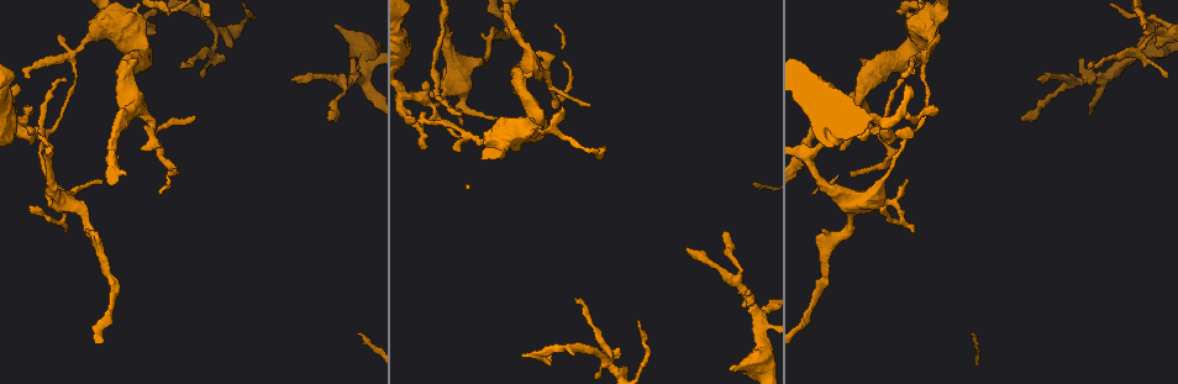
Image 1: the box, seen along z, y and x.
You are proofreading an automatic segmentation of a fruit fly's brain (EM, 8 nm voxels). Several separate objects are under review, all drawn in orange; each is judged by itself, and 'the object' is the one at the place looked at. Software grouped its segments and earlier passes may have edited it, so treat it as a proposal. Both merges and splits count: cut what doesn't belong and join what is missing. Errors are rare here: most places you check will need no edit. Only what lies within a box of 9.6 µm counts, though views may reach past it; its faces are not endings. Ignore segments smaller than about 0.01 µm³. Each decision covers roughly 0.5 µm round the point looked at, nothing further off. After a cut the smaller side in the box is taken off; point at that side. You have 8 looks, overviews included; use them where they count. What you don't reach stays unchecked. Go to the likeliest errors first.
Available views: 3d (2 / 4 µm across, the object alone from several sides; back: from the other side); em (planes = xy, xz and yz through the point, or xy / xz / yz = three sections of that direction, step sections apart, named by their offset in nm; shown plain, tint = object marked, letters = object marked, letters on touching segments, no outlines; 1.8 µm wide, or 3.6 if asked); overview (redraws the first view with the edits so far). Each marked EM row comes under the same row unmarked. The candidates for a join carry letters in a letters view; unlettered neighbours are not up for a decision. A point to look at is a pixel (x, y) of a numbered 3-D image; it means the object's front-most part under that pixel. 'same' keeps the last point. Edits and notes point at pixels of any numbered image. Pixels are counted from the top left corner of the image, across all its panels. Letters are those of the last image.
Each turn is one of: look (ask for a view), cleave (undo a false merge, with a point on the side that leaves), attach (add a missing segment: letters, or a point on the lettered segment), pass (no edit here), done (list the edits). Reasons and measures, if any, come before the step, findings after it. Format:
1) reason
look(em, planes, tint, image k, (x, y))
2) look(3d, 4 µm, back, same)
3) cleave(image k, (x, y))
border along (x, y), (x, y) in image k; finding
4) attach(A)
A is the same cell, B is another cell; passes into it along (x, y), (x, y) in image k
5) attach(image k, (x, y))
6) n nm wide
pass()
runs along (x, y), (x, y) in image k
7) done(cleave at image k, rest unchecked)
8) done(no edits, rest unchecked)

three arms meet
look(3d, 4 µm, image 1, (70, 59))

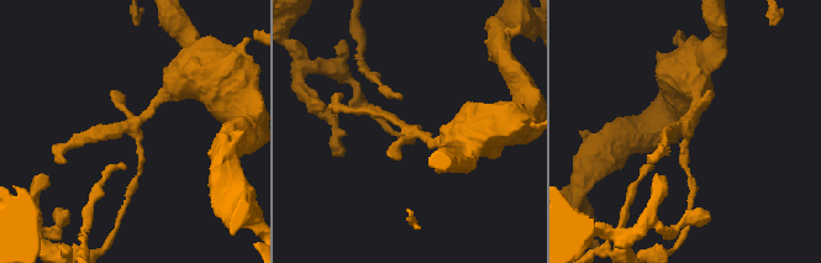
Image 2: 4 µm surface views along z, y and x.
look(em, 3.6 µm, xz, step 16, tint, image 2, (133, 129))

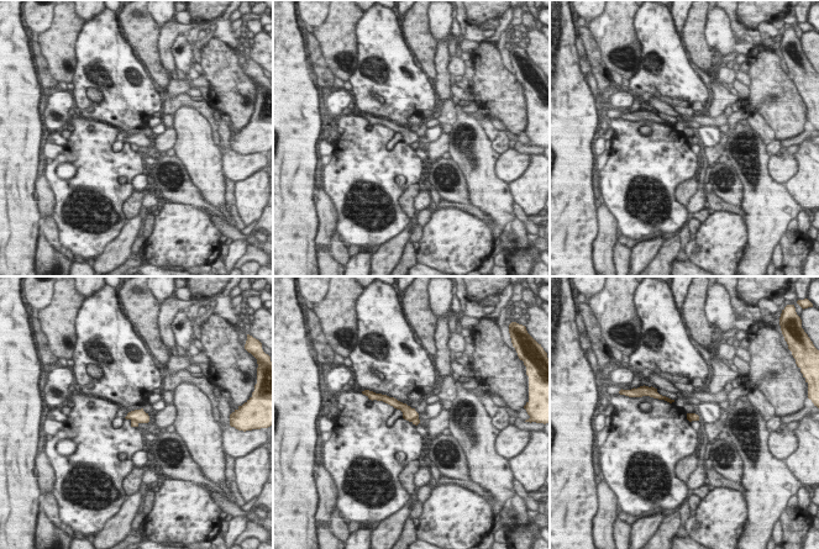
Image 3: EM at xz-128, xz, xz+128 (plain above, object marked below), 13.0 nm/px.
cut it another way
look(em, 3.6 µm, planes, letters, same)

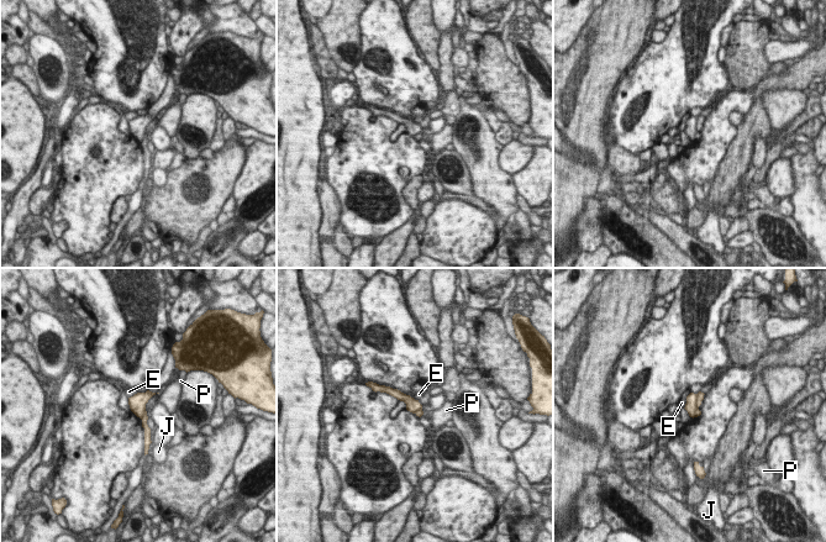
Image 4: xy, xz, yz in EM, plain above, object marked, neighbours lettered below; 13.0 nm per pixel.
cleave(image 4, (700, 395))
E, J and P are other cells; the part that leaves runs along (145, 416), (147, 442) in image 4; two cells meet here

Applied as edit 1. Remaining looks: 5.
free end
look(em, yz, step 4, tint, image 2, (658, 244))

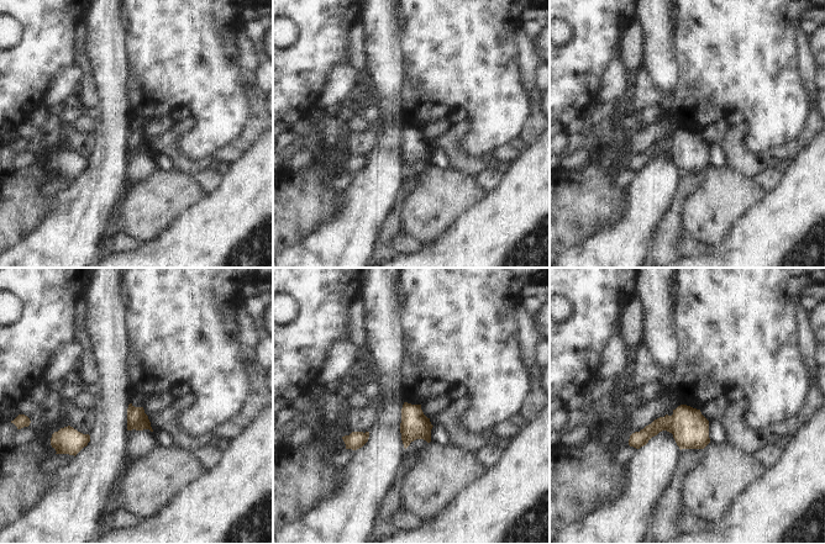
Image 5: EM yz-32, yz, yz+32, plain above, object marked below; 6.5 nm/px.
look(em, planes, letters, same)

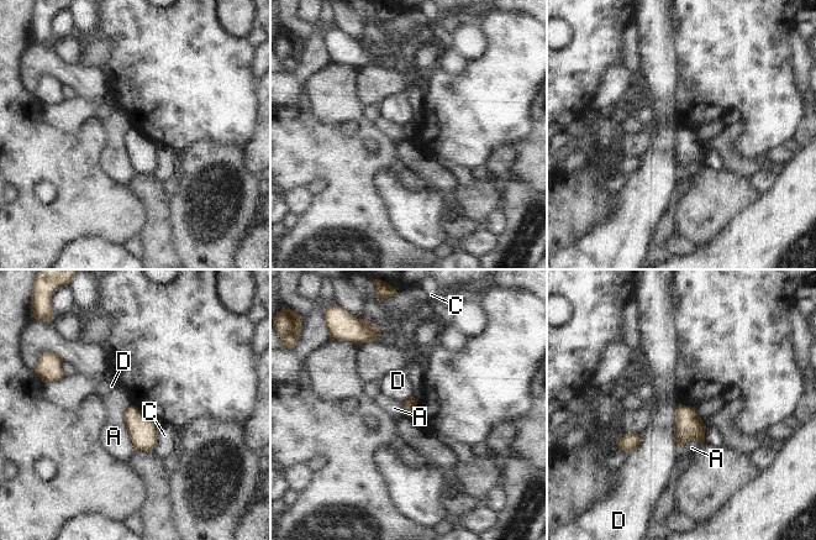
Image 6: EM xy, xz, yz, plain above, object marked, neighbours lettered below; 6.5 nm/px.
pass()
A, C and D are other cells; no lettered segment goes on from it

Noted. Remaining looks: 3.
look(3d, 2 µm, image 1, (759, 315))

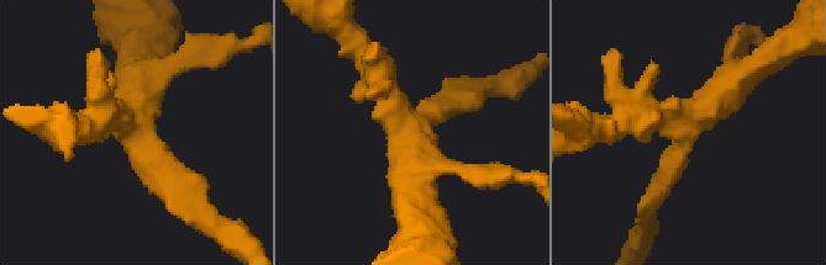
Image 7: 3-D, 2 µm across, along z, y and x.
look(em, 3.6 µm, planes, letters, image 7, (132, 122))

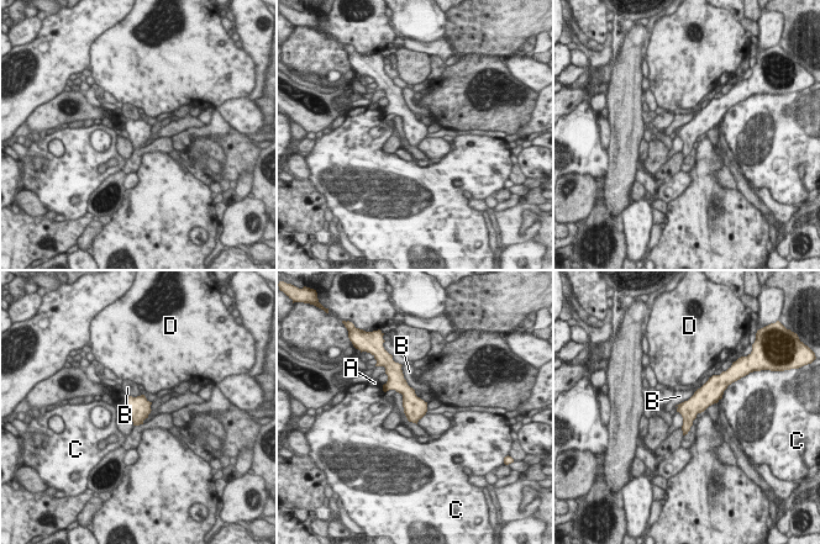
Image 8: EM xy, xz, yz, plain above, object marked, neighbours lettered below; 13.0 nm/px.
pass()
A, B, C and D are other cells; border along (697, 390), (687, 400), (674, 406) in image 8; one cell here

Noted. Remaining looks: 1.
done(cleave at image 4, rest unchecked)

